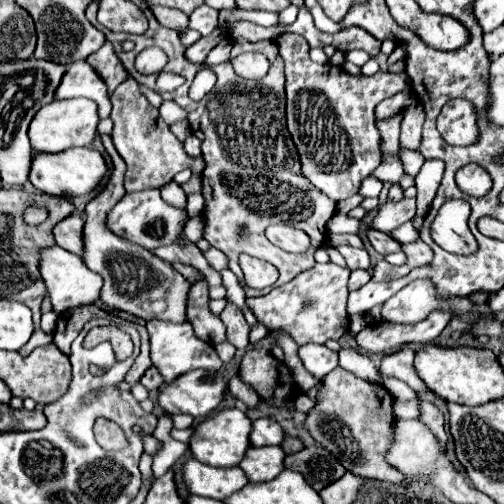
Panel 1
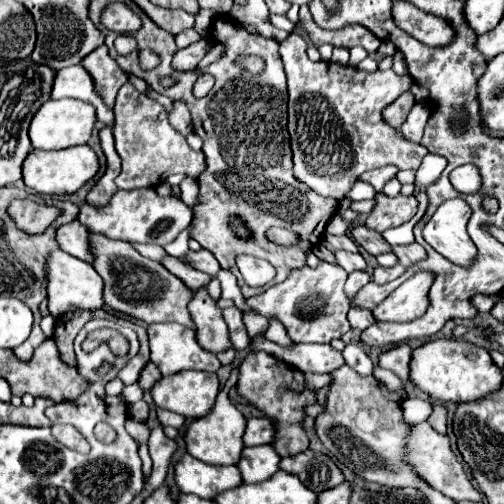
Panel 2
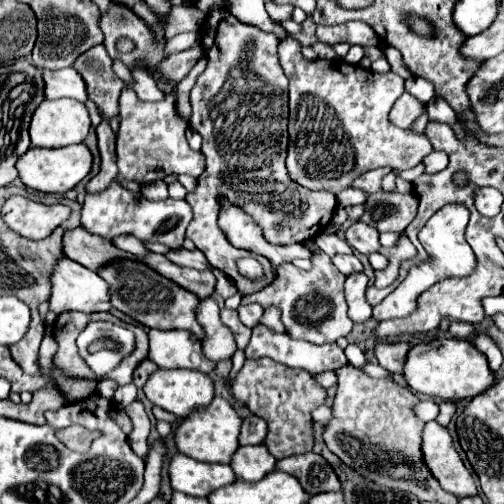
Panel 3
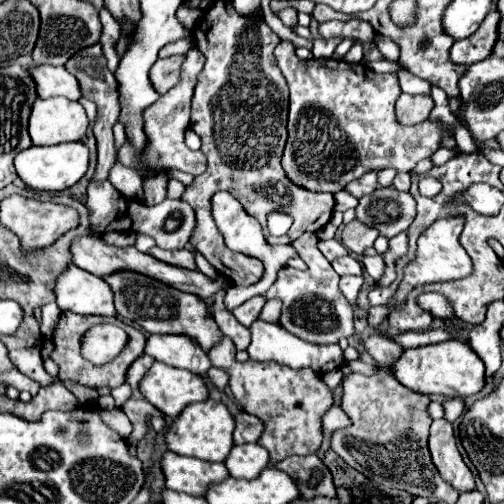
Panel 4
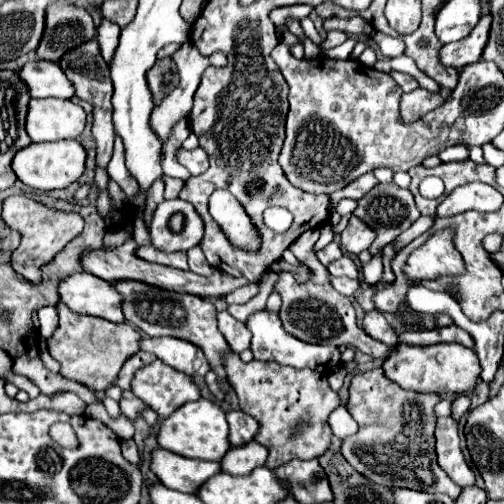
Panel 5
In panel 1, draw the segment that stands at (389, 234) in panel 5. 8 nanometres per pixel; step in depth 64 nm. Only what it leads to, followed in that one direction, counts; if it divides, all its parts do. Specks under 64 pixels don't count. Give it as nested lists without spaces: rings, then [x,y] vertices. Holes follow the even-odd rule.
[[[402,198],[396,204],[386,202],[384,206],[380,206],[380,210],[372,222],[372,228],[382,230],[382,232],[392,232],[398,226],[402,226],[404,222],[412,220],[414,216],[416,216],[416,200],[414,198]]]

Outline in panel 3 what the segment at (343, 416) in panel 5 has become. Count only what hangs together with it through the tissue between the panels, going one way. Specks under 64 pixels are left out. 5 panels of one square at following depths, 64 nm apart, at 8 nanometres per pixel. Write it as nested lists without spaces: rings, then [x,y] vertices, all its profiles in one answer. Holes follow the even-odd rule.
[[[330,406],[316,408],[316,412],[312,414],[312,418],[314,418],[314,434],[318,434],[318,430],[332,418],[332,408]]]

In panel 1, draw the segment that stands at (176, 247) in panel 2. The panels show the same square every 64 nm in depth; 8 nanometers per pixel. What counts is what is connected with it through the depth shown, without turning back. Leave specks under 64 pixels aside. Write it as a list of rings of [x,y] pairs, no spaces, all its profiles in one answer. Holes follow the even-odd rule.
[[[197,216],[194,218],[190,218],[189,221],[185,224],[181,236],[185,240],[197,242],[202,238],[203,231],[204,231],[204,219],[202,216]]]

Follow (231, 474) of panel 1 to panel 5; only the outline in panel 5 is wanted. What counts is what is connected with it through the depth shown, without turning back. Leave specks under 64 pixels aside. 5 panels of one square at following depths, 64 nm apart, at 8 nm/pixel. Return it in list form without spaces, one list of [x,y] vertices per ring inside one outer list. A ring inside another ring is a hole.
[[[156,448],[152,454],[152,470],[160,478],[166,488],[178,492],[198,492],[198,488],[218,472],[222,472],[220,464],[192,460],[164,448]]]

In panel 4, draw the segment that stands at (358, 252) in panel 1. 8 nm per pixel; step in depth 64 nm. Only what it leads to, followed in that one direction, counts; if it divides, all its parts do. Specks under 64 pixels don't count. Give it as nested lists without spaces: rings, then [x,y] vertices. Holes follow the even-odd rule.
[[[344,256],[344,258],[336,258],[332,262],[334,270],[340,274],[340,276],[346,276],[346,274],[362,274],[362,264],[352,258],[352,256]]]

